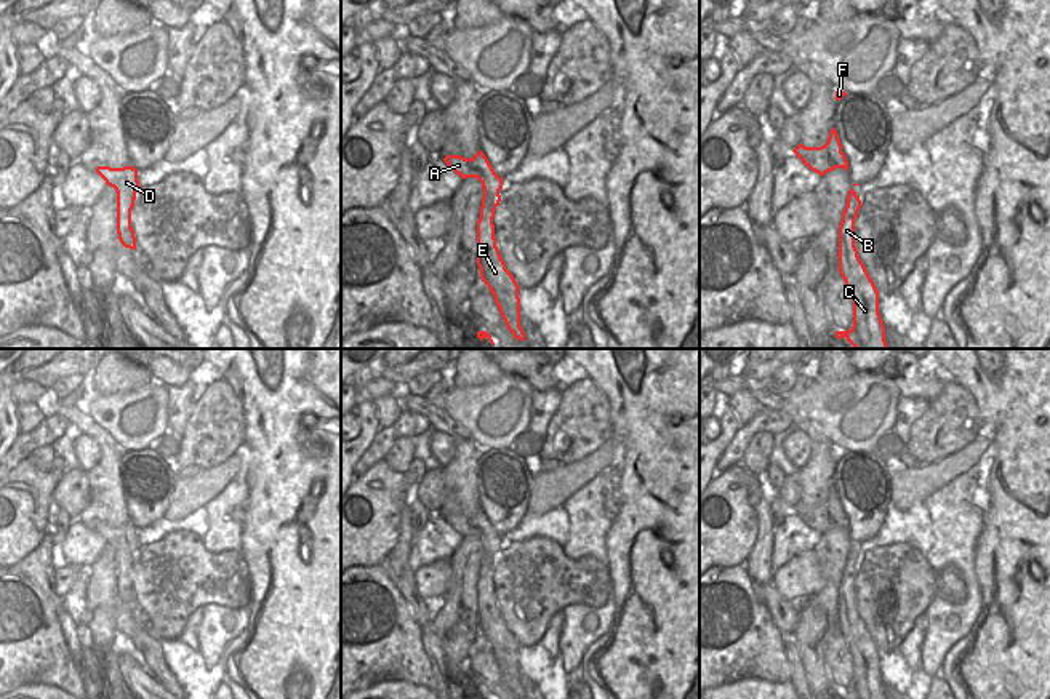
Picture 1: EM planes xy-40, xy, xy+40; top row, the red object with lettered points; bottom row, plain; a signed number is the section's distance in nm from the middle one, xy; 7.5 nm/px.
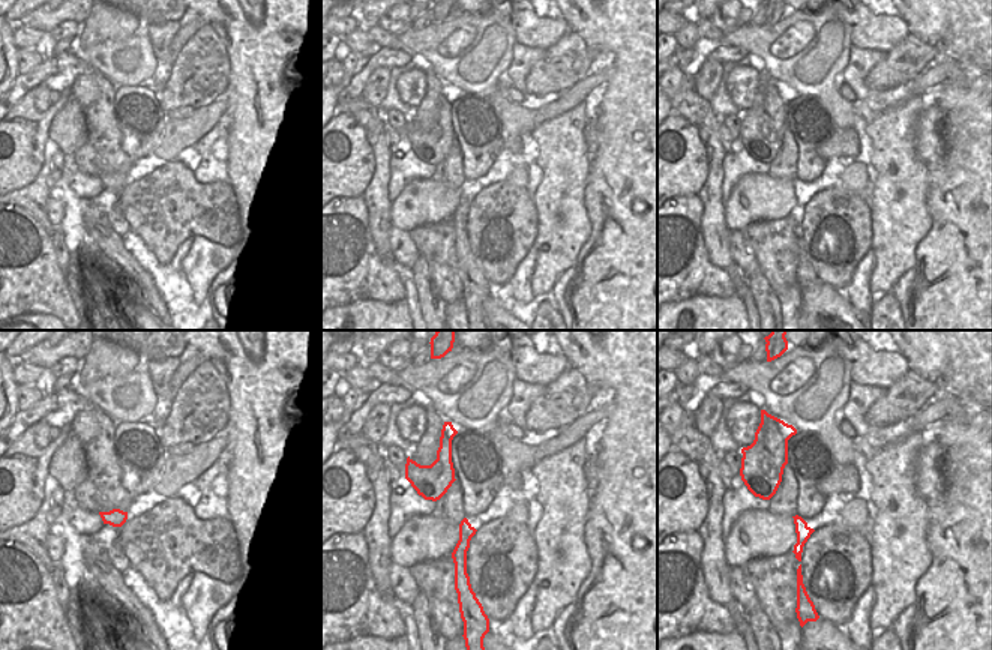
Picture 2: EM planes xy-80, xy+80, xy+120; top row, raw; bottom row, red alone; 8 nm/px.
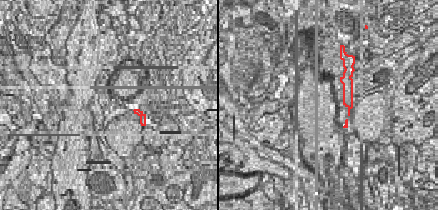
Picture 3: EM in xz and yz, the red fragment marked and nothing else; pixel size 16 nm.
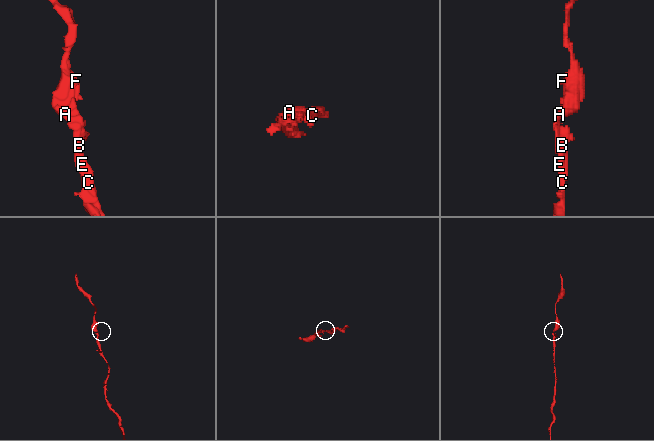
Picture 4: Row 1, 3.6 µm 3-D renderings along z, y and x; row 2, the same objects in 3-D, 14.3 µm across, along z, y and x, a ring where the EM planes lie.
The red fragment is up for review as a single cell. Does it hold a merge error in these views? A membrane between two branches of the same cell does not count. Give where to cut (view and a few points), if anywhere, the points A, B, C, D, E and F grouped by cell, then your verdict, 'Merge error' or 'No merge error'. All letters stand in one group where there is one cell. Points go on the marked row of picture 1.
No split. Groups: A B C D E F. No merge error.

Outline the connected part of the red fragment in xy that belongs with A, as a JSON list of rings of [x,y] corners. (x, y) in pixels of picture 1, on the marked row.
[[[482,150],[472,158],[447,155],[443,162],[463,179],[477,178],[482,182],[483,198],[477,221],[477,266],[480,278],[491,291],[507,330],[515,339],[525,341],[525,333],[520,326],[520,286],[506,269],[495,238],[493,218],[501,202],[503,178],[495,173]]]

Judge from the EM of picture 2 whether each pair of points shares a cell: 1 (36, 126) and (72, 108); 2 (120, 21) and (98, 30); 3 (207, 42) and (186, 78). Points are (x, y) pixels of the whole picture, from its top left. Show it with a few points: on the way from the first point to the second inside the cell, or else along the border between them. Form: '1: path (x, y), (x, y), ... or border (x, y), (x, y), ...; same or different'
1: border (59, 111), (50, 125), (48, 138); different
2: path (114, 24), (104, 24); same
3: path (204, 51), (203, 62), (195, 69); same

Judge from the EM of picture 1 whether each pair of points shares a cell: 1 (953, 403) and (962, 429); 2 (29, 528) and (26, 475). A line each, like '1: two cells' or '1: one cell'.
1: one cell
2: one cell

